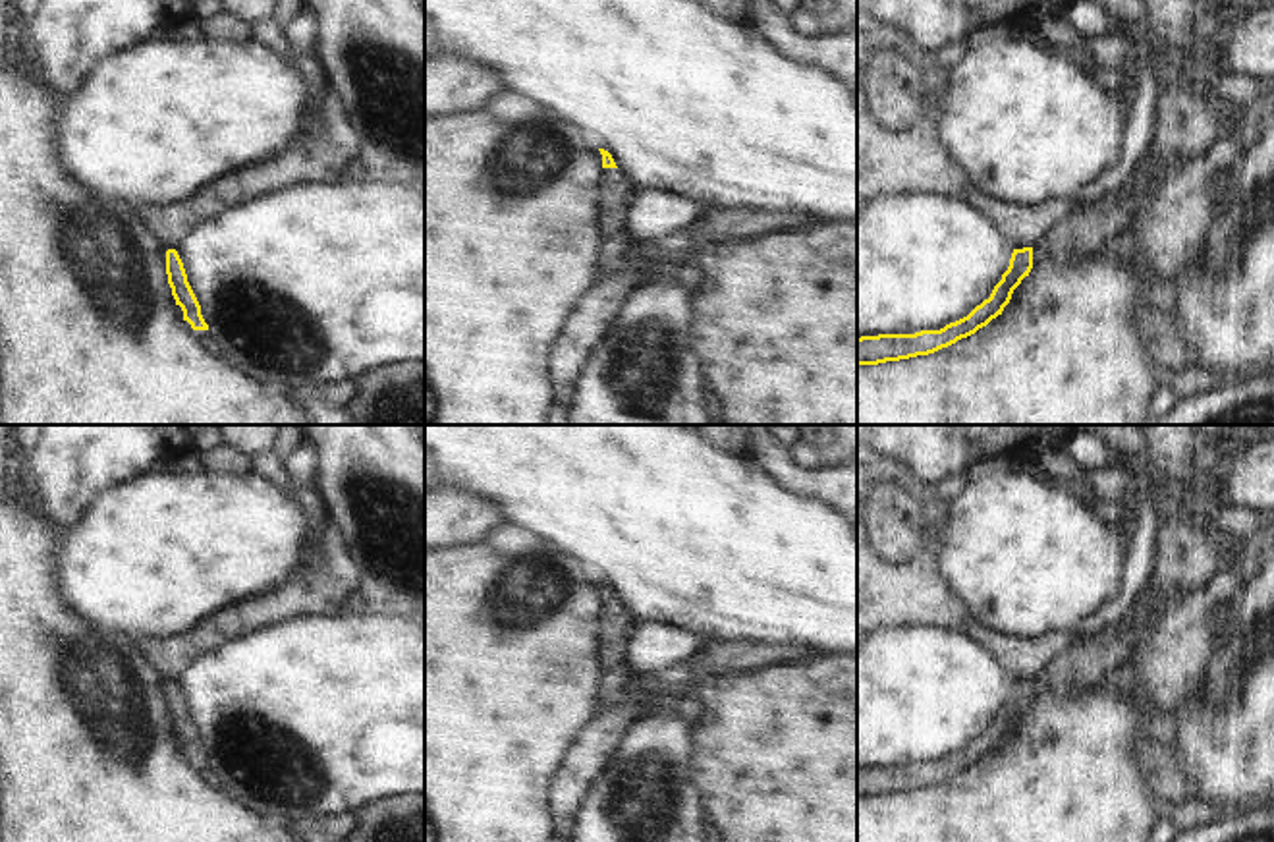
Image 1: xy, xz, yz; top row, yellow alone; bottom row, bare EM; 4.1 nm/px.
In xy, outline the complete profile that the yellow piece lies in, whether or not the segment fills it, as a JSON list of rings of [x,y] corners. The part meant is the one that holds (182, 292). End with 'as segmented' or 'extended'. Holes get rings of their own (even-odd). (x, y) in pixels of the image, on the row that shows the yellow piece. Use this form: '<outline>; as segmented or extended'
[[[176,249],[166,251],[166,274],[185,326],[193,332],[195,338],[205,338],[208,334],[208,324],[201,315],[201,305],[187,282],[183,263]]]; extended

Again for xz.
[[[598,151],[602,154],[602,170],[596,197],[596,224],[600,234],[614,236],[627,228],[627,209],[637,195],[639,185],[616,166],[608,151]]]; extended

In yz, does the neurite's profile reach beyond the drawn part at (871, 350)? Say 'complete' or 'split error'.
split error

